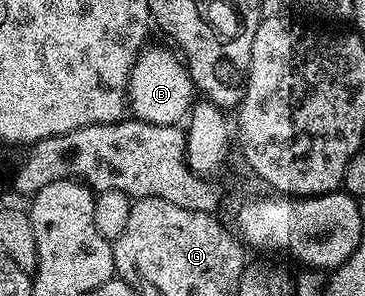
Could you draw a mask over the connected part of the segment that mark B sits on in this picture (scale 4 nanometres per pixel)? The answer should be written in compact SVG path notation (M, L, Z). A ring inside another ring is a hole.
M153 43L146 44L131 67L127 109L136 120L156 125L176 125L186 120L195 104L193 81L189 78L185 62L172 48L169 49Z

